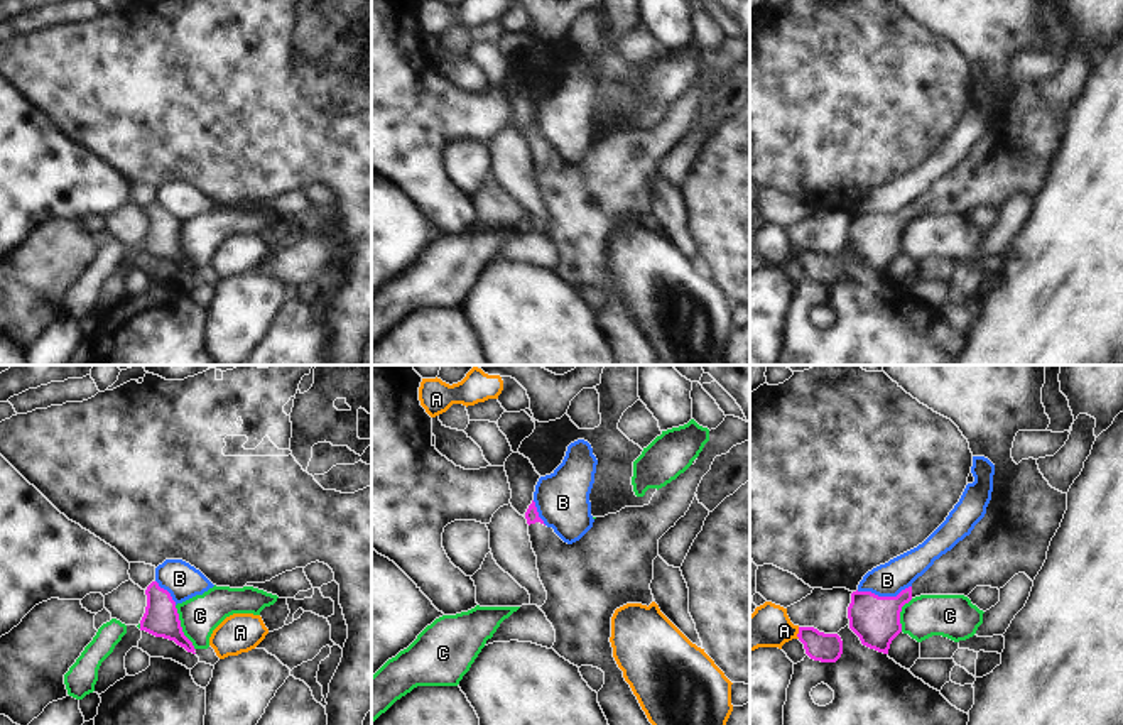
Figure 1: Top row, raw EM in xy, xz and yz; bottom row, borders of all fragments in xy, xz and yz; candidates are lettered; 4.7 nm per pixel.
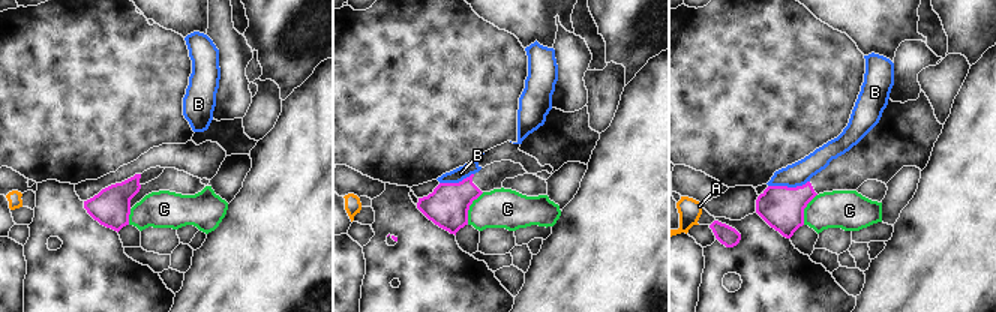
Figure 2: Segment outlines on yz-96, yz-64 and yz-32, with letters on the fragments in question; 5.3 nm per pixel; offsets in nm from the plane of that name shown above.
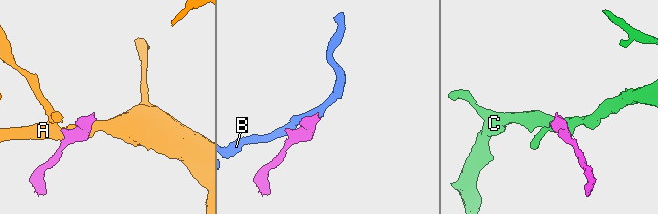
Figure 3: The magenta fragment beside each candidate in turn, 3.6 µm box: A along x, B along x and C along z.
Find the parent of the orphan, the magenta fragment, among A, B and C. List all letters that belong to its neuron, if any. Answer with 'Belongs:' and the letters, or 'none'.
Belongs: none

